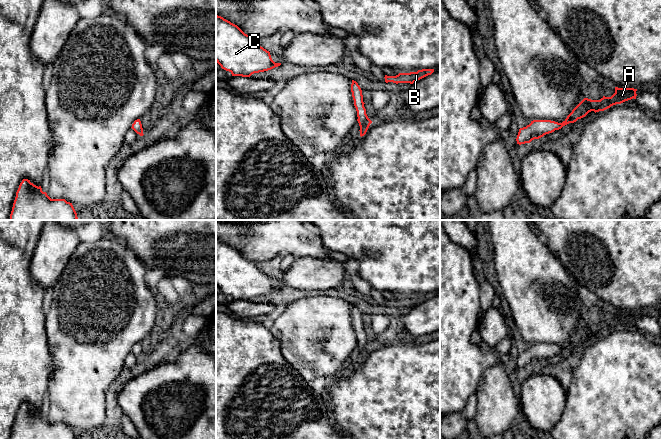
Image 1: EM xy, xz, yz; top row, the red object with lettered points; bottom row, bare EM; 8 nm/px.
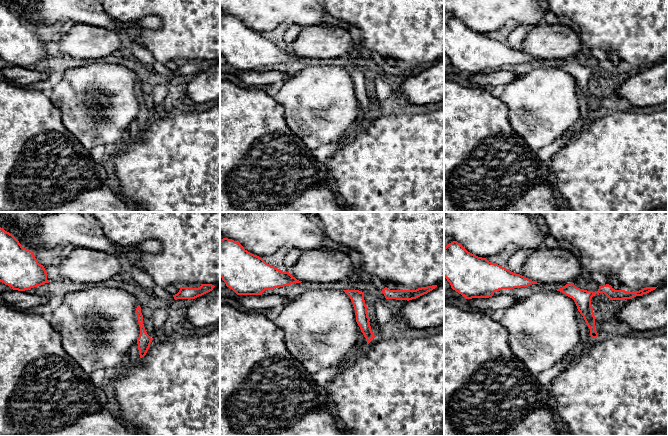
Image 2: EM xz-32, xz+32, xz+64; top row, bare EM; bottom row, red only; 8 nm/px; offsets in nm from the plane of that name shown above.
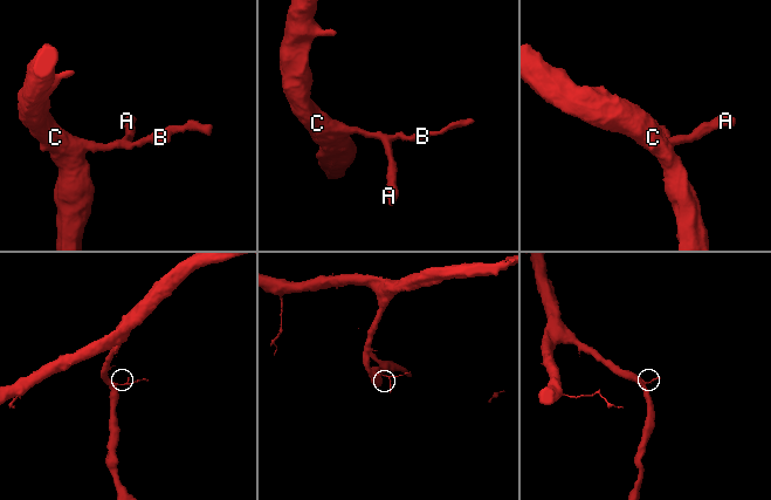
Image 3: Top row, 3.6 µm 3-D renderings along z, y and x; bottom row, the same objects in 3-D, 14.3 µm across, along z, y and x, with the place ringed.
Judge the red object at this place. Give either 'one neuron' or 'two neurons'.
one neuron

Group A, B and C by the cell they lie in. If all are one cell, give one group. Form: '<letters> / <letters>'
A B C

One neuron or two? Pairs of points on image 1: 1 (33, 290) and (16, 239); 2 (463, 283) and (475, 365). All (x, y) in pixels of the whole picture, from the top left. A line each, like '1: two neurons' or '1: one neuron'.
1: one neuron
2: one neuron

